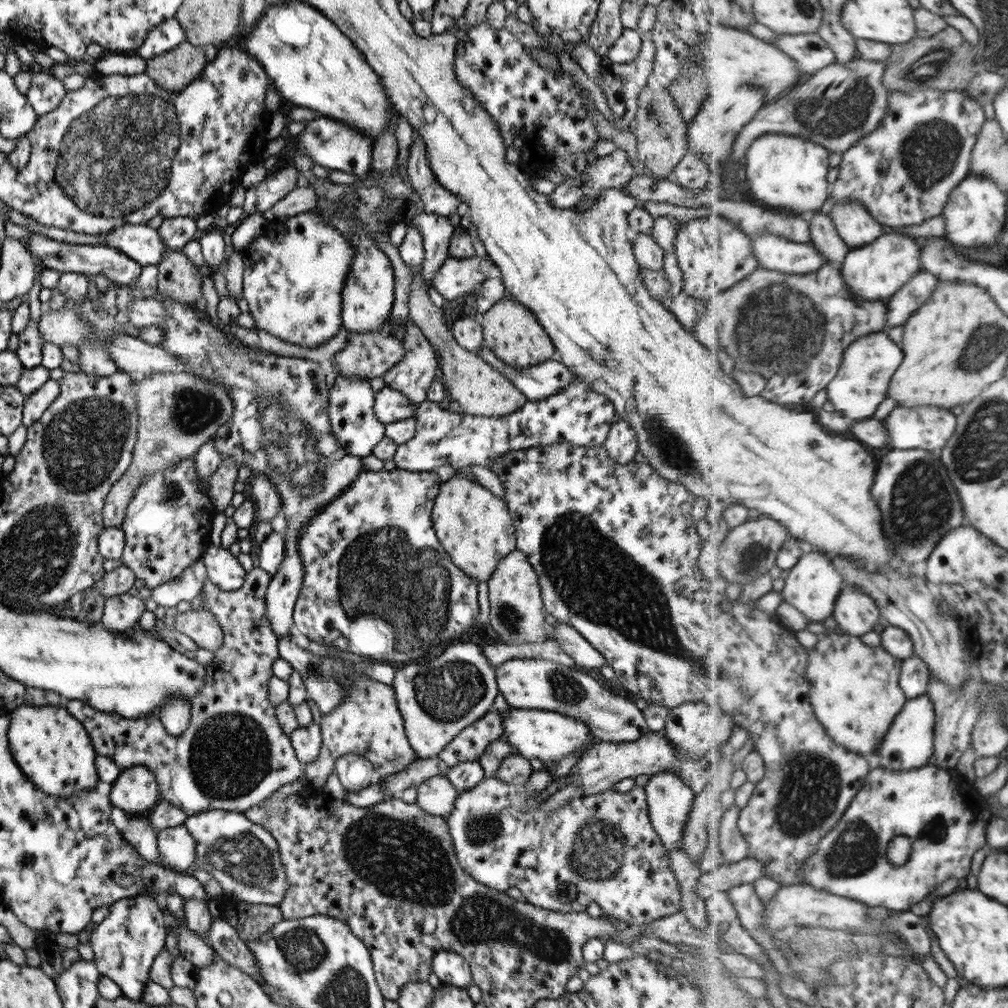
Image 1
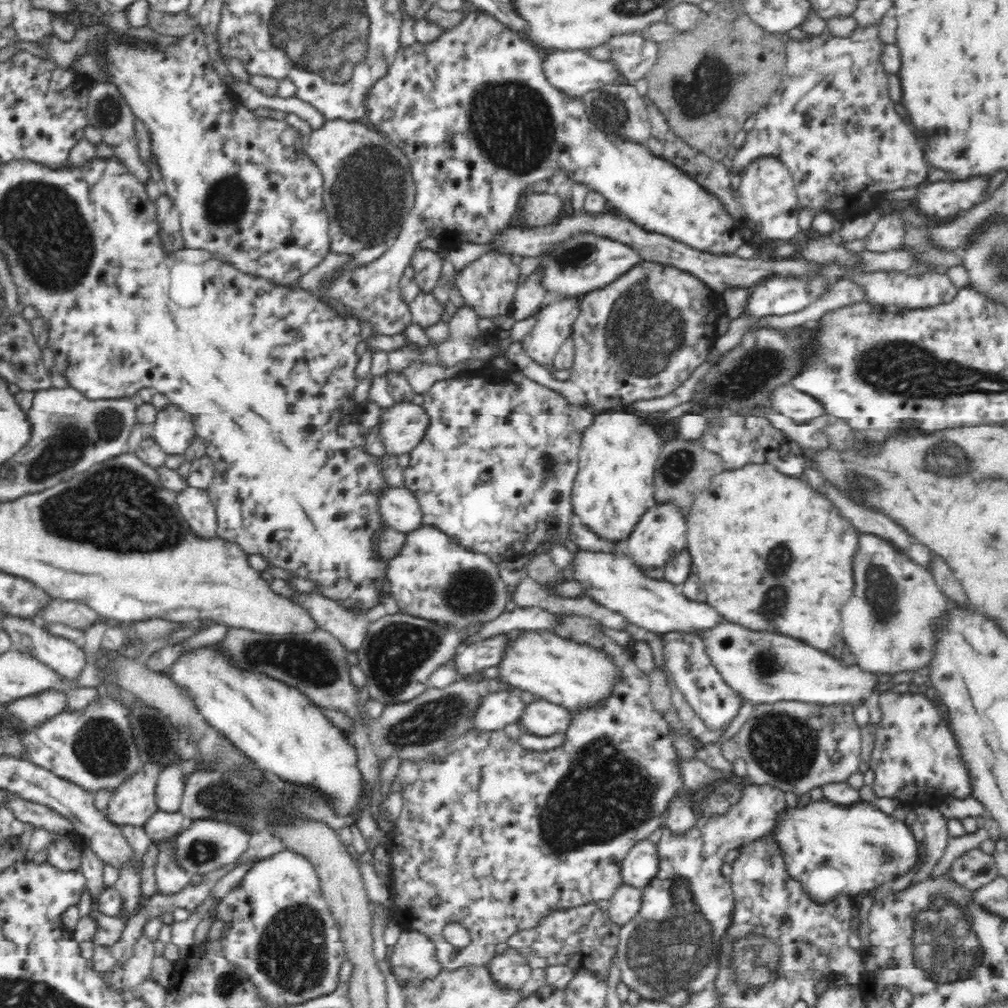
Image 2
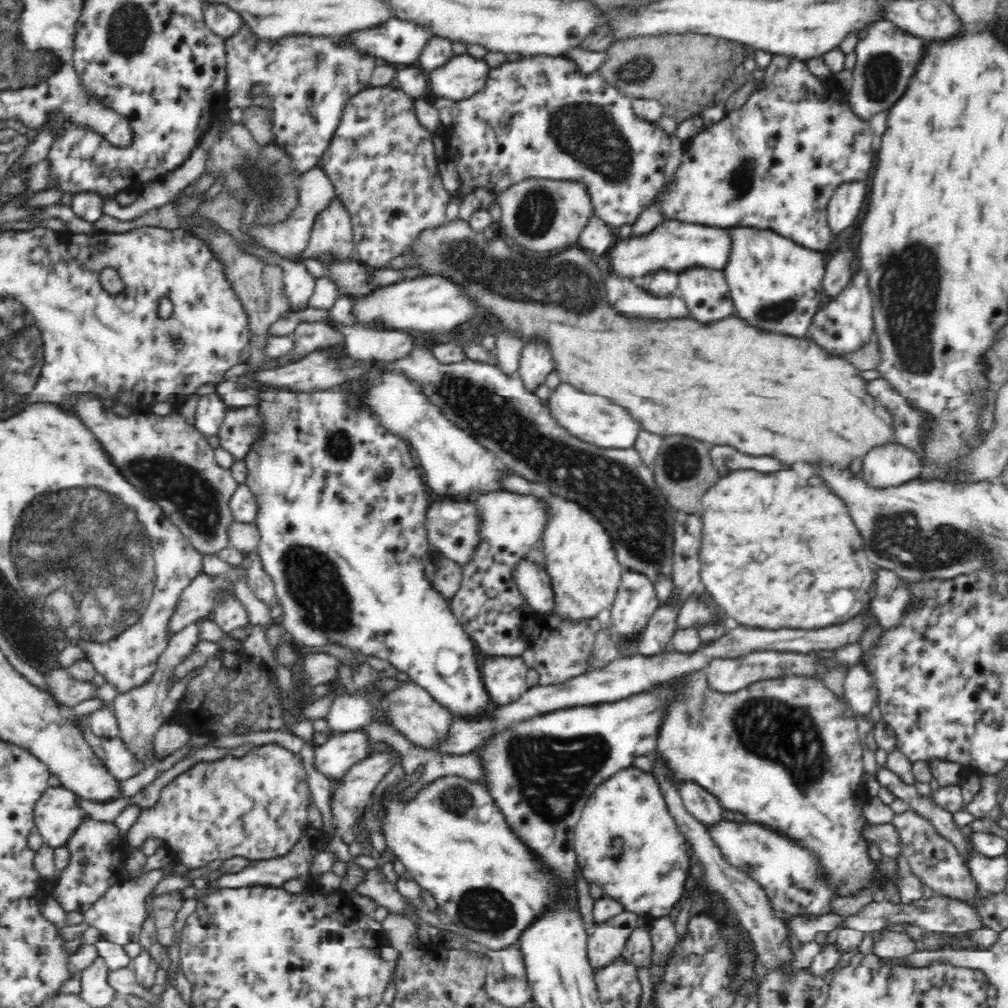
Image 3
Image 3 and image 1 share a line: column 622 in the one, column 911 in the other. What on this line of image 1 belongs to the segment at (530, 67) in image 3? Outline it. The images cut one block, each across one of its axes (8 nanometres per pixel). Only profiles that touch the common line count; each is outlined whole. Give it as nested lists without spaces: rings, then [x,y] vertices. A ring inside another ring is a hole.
[[[926,88],[916,93],[891,93],[888,117],[880,128],[843,154],[839,177],[832,184],[831,204],[862,201],[883,225],[888,226],[924,224],[944,214],[950,195],[972,173],[972,158],[986,122],[983,104],[964,90]]]

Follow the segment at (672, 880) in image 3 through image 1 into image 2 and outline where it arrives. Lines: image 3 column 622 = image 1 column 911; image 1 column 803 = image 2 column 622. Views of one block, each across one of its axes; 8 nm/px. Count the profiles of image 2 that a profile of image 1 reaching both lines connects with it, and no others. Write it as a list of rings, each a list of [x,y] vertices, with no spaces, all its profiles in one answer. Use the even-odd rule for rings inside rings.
[[[646,840],[630,850],[622,866],[623,884],[643,889],[658,872],[659,856],[655,844]]]

